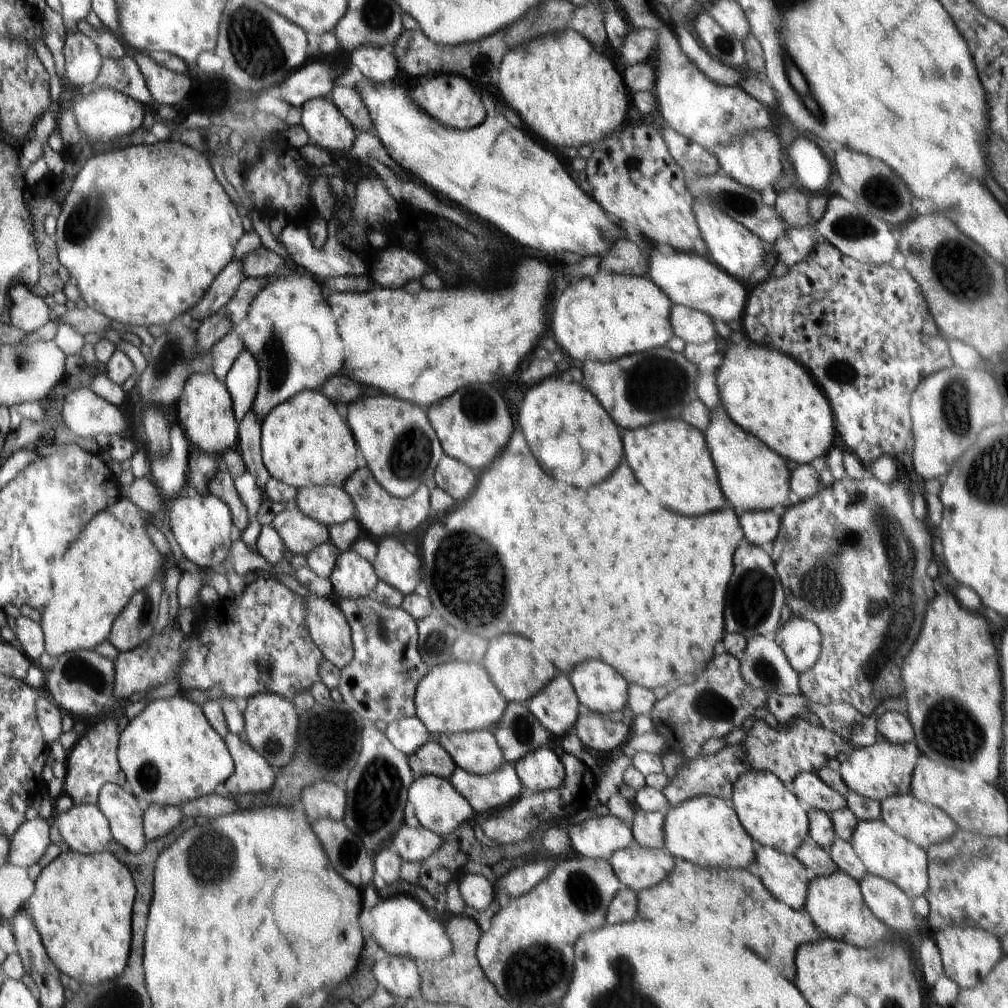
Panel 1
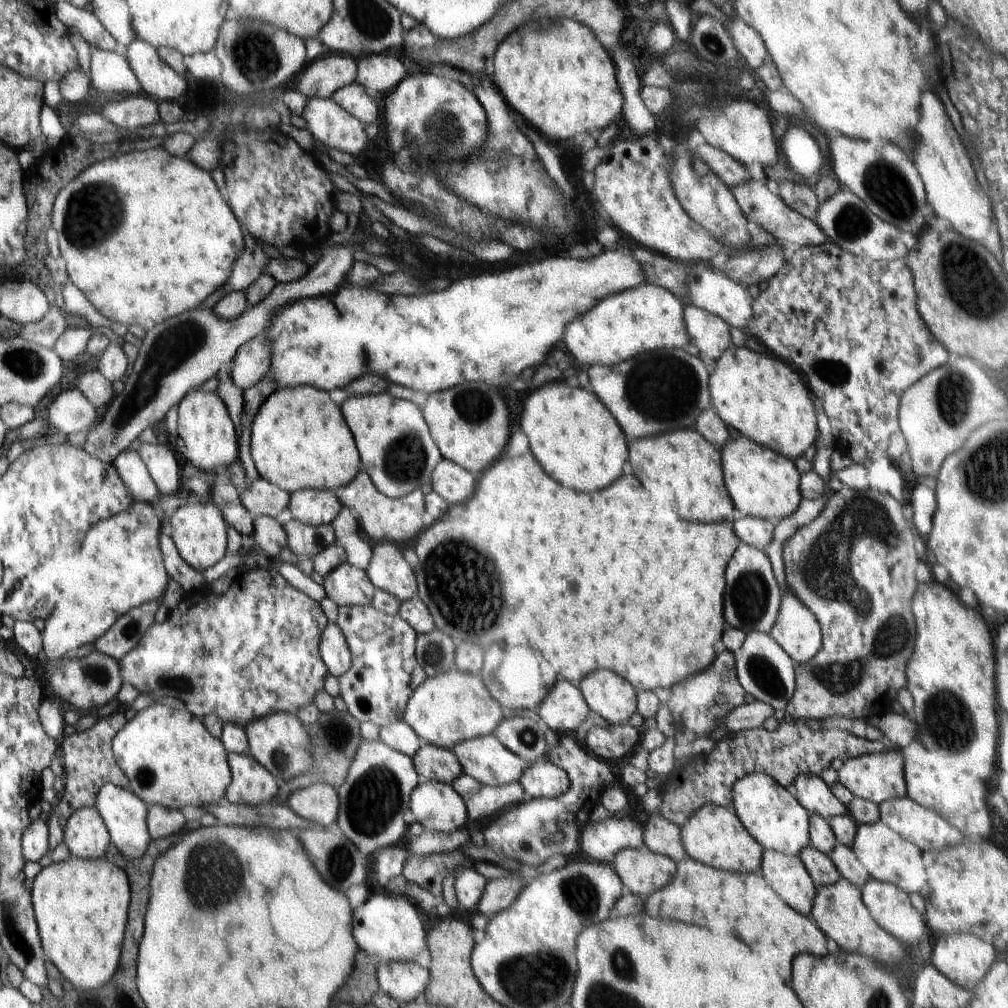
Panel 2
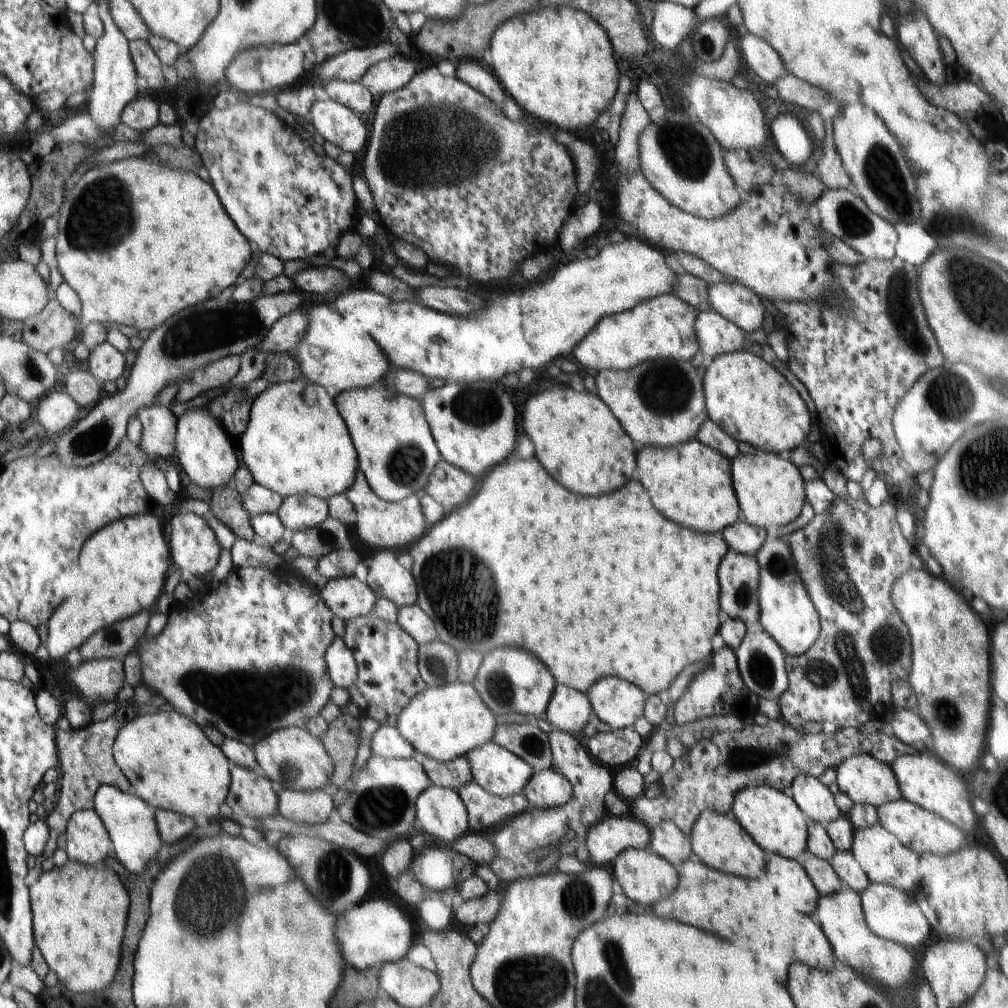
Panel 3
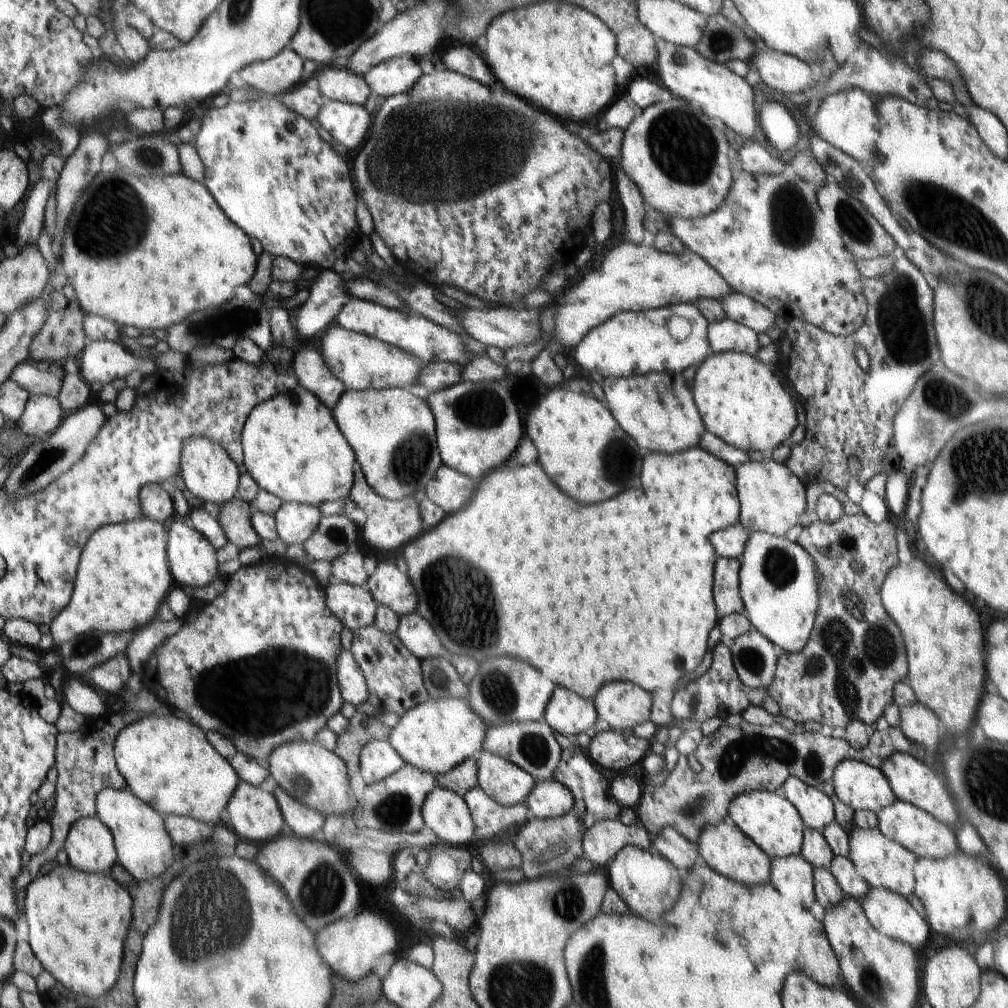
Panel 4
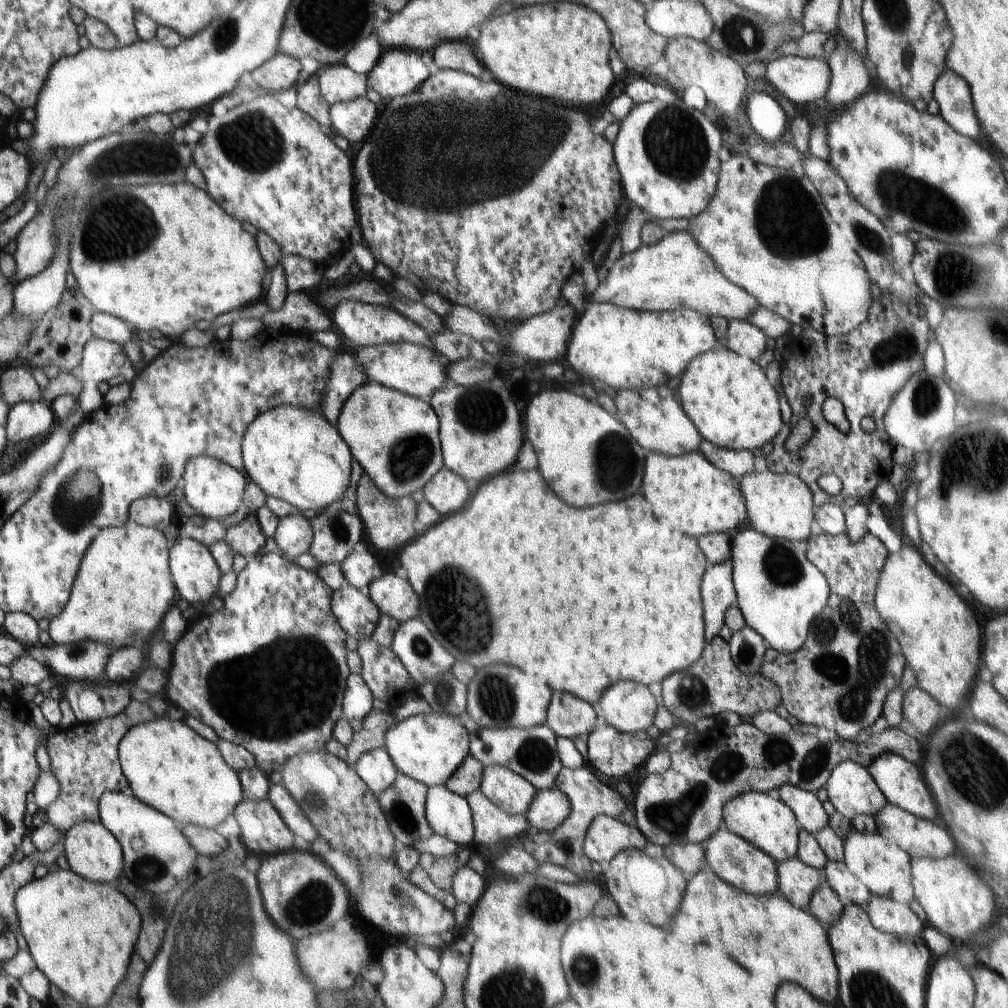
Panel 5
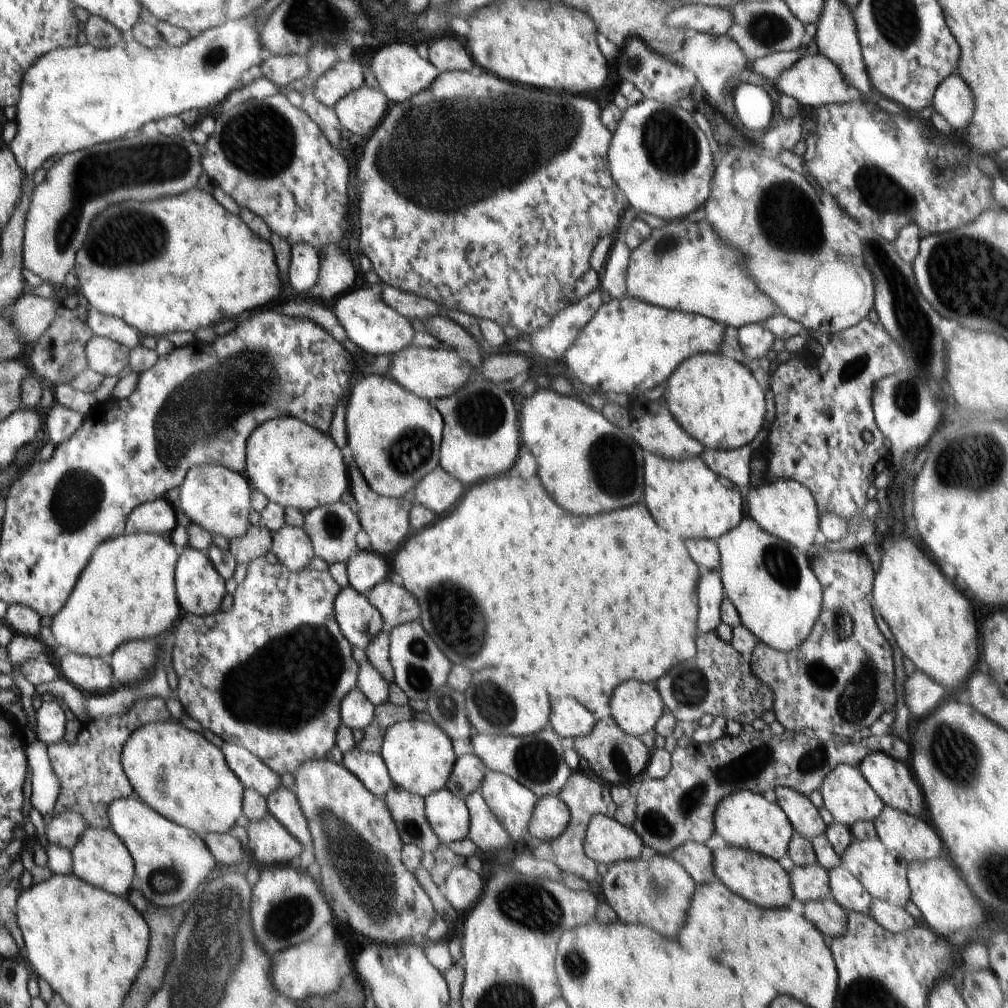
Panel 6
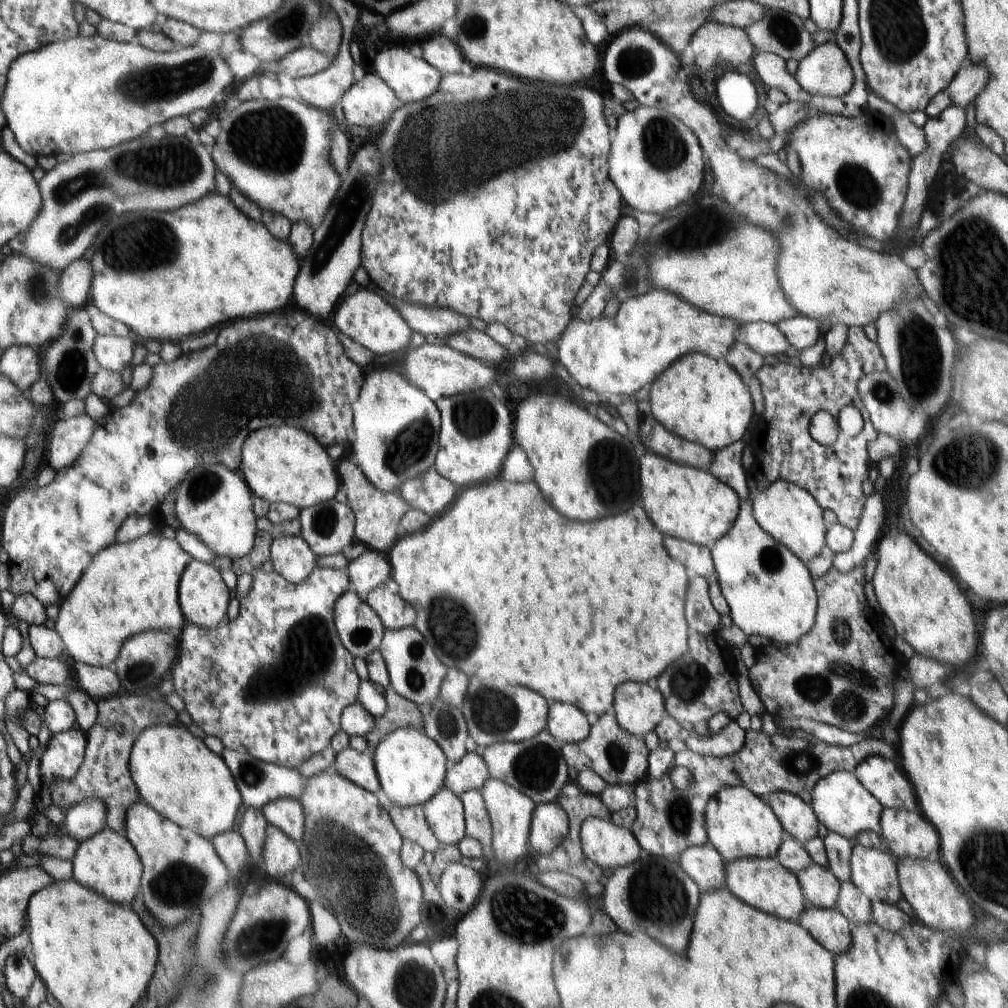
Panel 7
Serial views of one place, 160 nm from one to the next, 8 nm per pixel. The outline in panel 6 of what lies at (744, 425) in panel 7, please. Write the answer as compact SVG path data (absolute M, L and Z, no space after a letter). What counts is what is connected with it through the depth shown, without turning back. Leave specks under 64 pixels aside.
M721 353L690 356L666 382L664 404L674 419L705 448L738 450L749 444L765 427L766 392L748 365Z

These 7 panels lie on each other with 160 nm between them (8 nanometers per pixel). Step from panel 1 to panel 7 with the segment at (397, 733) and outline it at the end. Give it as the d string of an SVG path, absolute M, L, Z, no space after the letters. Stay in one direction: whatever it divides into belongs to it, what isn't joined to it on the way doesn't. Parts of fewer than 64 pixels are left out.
M351 747L336 754L336 772L353 781L355 785L376 794L381 790L377 777L376 765L369 751L358 752Z

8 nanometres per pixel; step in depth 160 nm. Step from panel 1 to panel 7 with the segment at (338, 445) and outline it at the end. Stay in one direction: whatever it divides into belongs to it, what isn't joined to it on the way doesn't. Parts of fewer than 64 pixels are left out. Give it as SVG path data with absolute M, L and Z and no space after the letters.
M270 425L252 432L242 451L242 474L254 494L269 503L288 503L299 510L332 500L338 476L329 450L310 432L296 426Z

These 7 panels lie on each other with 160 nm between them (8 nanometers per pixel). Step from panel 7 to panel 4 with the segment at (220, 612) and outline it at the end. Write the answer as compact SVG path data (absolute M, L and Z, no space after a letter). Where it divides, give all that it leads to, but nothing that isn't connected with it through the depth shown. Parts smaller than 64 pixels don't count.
M173 520L170 525L169 568L173 571L174 580L178 581L179 586L190 586L191 590L208 586L218 572L214 547L200 532L194 530L187 520Z

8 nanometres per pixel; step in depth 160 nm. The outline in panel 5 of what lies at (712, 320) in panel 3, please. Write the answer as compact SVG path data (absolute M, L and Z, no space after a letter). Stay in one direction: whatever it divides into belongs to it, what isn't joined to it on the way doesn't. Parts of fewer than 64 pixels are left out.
M730 320L726 330L726 348L756 362L767 350L766 336L746 320Z

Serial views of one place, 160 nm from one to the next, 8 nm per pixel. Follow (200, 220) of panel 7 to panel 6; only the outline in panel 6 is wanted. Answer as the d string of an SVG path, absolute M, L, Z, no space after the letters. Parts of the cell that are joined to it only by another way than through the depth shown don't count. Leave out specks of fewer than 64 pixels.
M194 188L194 190L186 190L178 196L166 196L162 200L126 202L126 204L118 202L114 208L106 208L106 211L103 212L104 216L98 214L90 222L90 230L94 228L94 232L89 231L86 234L84 244L78 248L76 263L72 271L76 273L79 281L77 290L82 292L82 295L93 308L103 314L124 320L126 324L133 327L141 335L152 335L152 337L158 335L164 338L165 335L173 332L196 333L200 328L213 327L212 324L218 324L228 316L232 318L232 316L238 316L240 312L248 314L248 310L254 310L254 306L266 306L268 302L274 302L282 294L282 277L278 272L272 245L258 237L238 216L230 214L212 195L204 190Z

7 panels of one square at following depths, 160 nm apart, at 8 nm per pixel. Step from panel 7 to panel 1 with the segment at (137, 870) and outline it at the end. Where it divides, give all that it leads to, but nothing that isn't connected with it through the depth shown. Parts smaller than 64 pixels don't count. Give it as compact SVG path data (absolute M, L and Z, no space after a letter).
M72 805L65 813L55 811L52 822L58 826L58 830L69 848L83 855L103 853L107 850L109 843L113 841L109 819L97 805Z

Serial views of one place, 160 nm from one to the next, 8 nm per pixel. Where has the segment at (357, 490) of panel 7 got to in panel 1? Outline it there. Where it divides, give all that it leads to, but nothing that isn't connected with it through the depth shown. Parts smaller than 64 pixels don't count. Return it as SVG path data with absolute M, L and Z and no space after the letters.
M367 466L358 468L354 471L352 478L344 483L342 488L345 489L350 496L353 496L354 506L357 508L357 515L355 518L359 524L364 527L370 534L370 537L379 541L383 537L389 537L394 532L402 532L402 534L410 534L414 532L430 514L430 500L428 500L428 486L422 484L418 487L414 496L408 499L398 498L386 492L378 484L376 477L372 470Z

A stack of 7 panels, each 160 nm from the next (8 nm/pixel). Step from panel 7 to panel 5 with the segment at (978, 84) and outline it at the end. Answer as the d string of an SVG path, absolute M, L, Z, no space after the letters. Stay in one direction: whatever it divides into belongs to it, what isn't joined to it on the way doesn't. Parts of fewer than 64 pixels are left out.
M947 67L944 72L938 76L934 86L934 101L938 104L939 114L962 136L966 136L971 140L985 141L986 132L982 130L978 118L976 118L976 110L974 110L974 100L972 100L972 92L968 82L962 76L956 74Z

